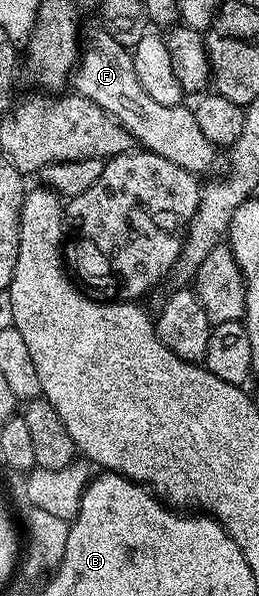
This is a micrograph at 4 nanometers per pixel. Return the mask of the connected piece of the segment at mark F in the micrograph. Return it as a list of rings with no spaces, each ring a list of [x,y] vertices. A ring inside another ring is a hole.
[[[103,27],[83,38],[74,85],[75,81],[75,92],[79,96],[98,103],[98,107],[109,113],[132,136],[133,142],[147,152],[162,155],[162,159],[170,159],[170,163],[178,163],[178,167],[197,175],[203,175],[215,163],[217,146],[202,135],[192,109],[184,109],[183,104],[162,107],[162,103],[154,103],[154,99],[142,91],[142,83],[138,83],[130,49],[115,42]]]

